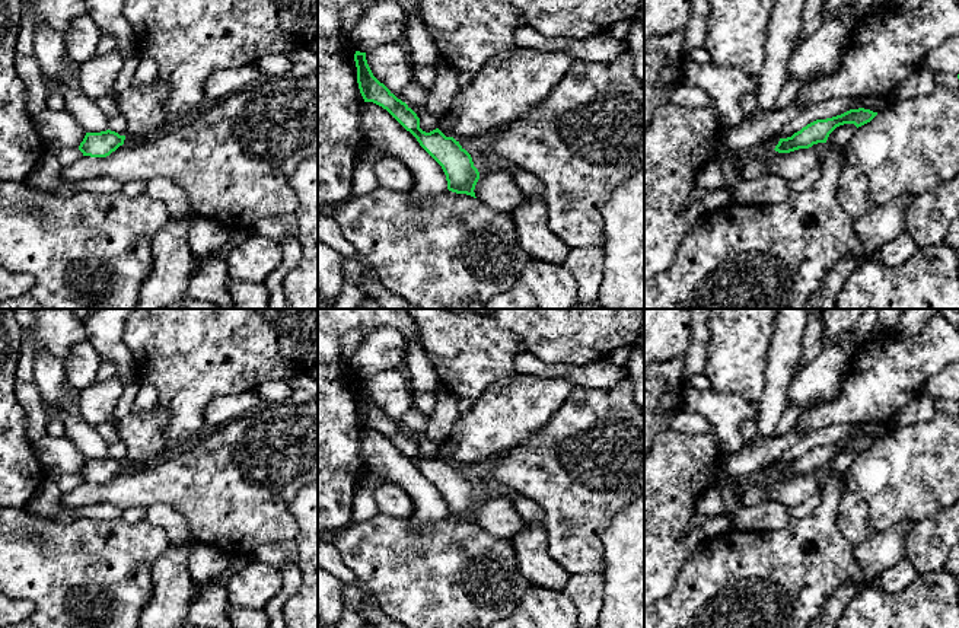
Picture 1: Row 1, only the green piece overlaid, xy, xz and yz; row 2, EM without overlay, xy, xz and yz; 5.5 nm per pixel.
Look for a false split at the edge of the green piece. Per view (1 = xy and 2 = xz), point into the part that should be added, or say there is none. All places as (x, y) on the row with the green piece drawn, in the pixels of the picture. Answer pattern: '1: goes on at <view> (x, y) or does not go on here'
1: does not go on here
2: does not go on here

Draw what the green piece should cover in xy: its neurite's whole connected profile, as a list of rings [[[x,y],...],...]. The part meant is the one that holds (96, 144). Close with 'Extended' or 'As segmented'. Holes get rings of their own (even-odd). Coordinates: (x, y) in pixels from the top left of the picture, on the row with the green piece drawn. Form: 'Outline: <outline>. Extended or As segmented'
Outline: [[[106,130],[101,133],[86,133],[79,150],[83,156],[106,157],[124,144],[125,136]]]. As segmented

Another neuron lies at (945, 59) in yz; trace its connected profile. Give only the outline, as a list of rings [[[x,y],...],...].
[[[959,36],[949,38],[937,47],[924,61],[924,66],[933,73],[959,74]]]

